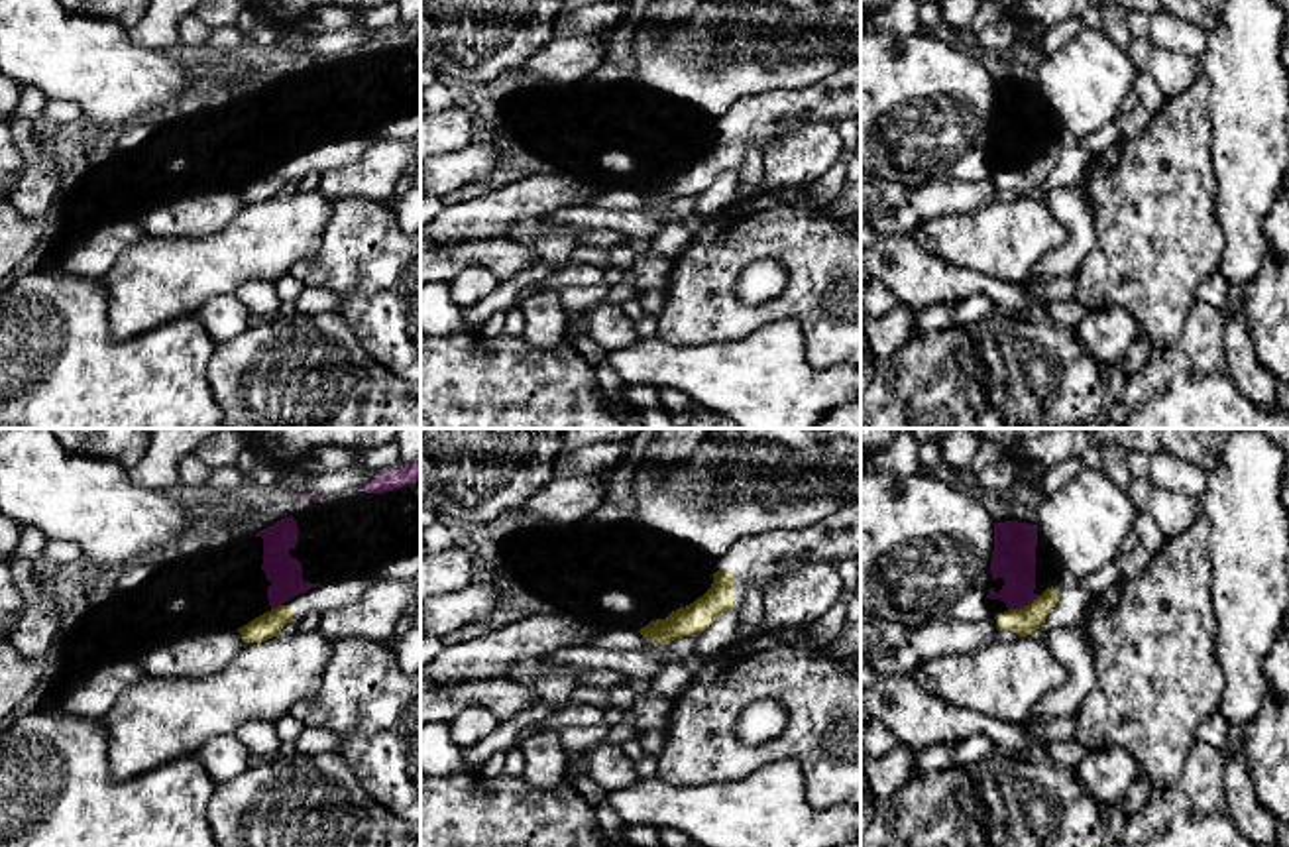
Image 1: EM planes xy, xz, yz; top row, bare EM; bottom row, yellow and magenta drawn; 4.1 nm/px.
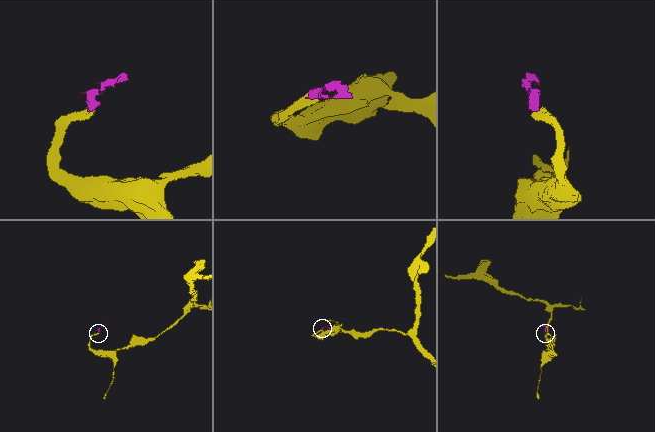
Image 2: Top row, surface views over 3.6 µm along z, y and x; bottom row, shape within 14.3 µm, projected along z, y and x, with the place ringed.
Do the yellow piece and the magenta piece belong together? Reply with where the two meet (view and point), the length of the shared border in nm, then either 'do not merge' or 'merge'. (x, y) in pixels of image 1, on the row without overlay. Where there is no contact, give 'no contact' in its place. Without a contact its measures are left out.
meets yellow in yz at (1022, 168); contact 140 nm long; do not merge

